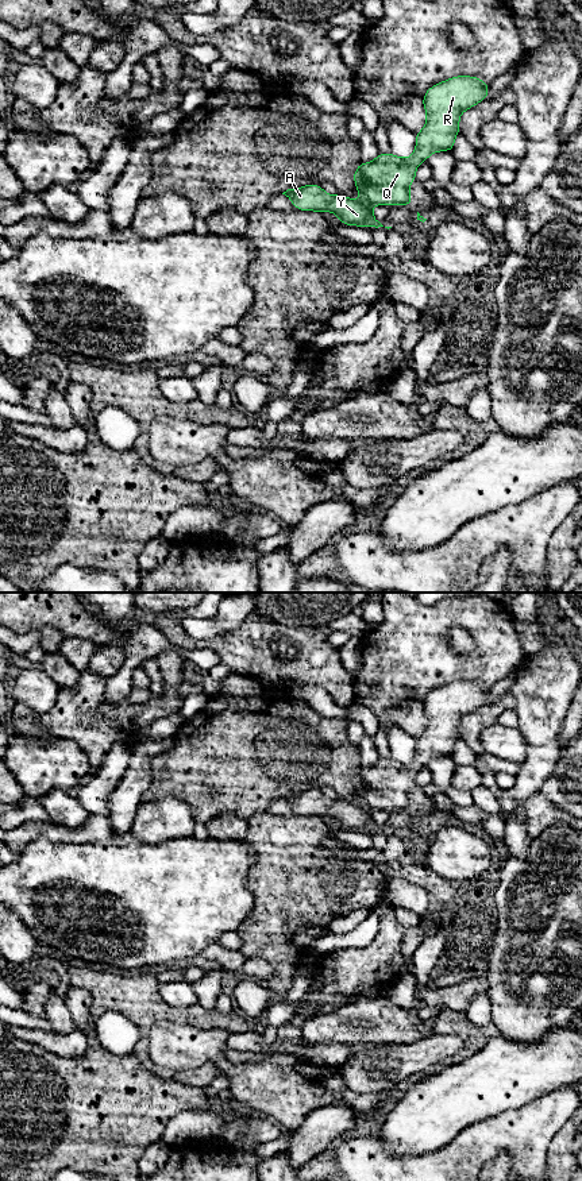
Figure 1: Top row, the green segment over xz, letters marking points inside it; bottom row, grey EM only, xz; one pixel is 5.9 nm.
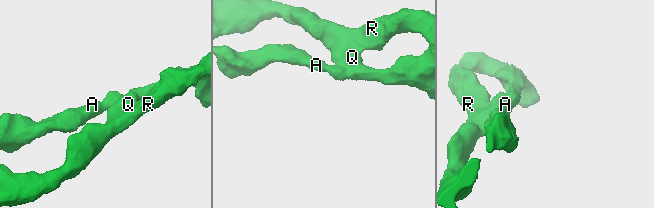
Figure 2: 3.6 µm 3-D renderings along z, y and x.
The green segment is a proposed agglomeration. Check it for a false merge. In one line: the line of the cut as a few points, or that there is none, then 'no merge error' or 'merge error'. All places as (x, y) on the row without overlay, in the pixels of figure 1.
no cut; no merge error

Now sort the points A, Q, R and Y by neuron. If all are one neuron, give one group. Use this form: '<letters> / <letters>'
A Q R Y

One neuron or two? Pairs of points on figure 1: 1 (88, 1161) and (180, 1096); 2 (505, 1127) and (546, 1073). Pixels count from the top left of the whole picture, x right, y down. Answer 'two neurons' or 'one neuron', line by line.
1: one neuron
2: two neurons

